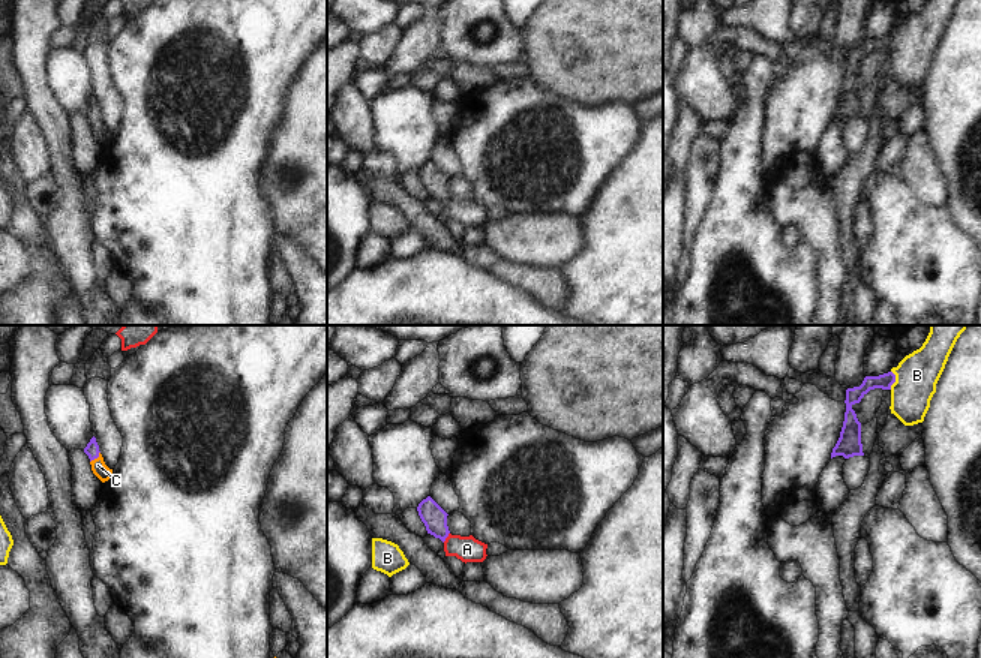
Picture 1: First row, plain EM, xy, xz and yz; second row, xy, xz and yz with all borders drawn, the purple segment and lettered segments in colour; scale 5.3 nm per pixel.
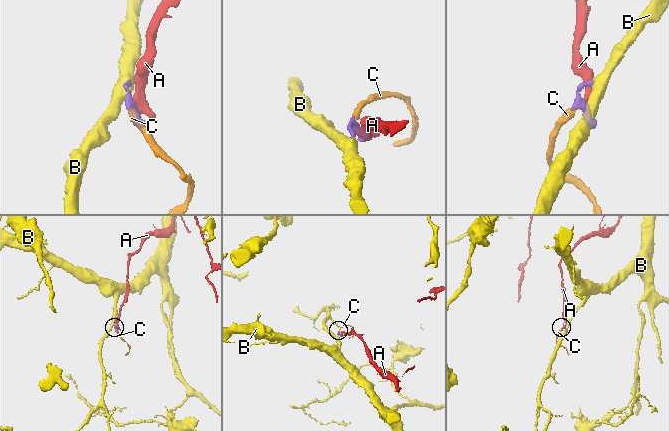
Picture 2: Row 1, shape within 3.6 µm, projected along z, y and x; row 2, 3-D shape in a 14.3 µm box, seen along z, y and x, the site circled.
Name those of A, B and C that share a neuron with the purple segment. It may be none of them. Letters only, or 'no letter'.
B, C

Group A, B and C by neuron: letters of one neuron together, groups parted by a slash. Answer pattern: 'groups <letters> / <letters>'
groups A / B C

